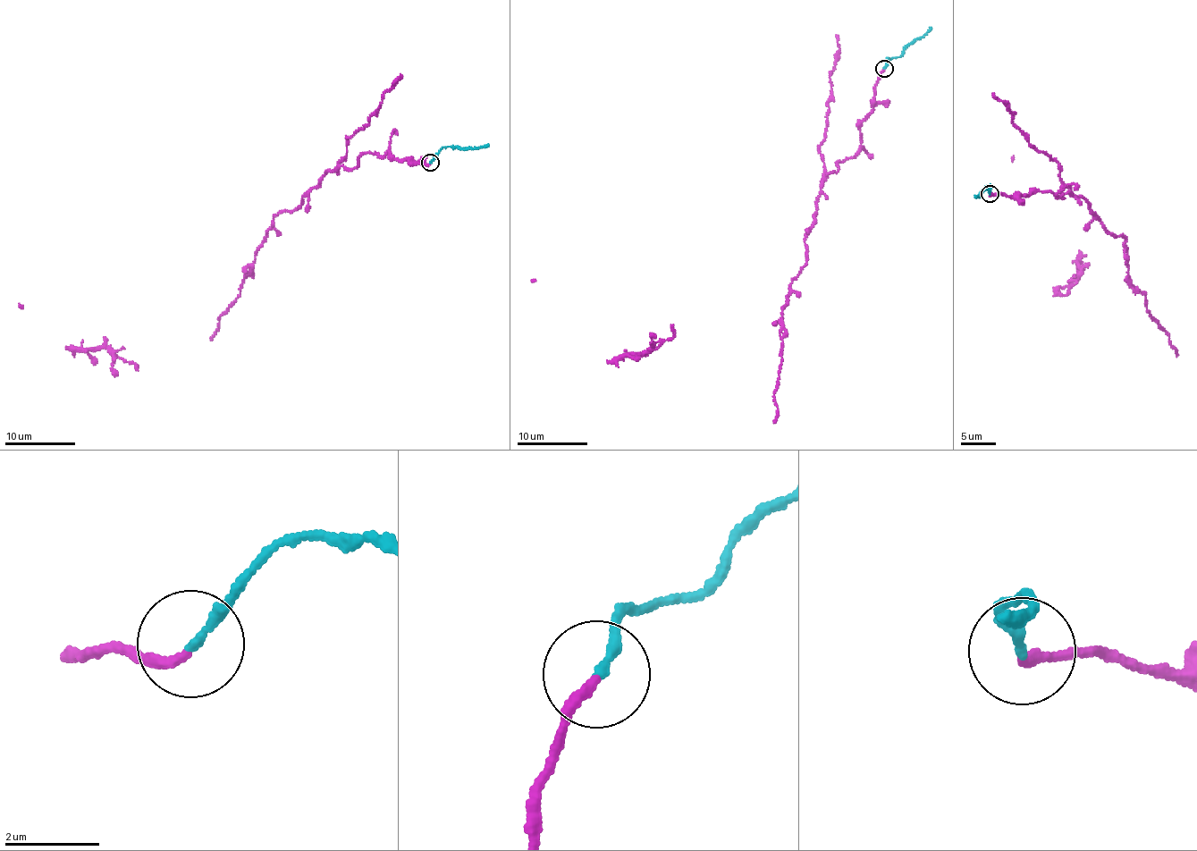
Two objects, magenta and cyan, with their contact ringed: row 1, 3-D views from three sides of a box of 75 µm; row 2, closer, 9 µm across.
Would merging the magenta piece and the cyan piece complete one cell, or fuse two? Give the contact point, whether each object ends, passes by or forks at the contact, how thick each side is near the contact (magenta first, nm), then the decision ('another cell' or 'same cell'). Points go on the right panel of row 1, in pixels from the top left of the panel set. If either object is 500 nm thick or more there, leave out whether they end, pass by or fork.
place (990, 193); magenta ends; cyan ends; calibres 200 and 190 nm; another cell

